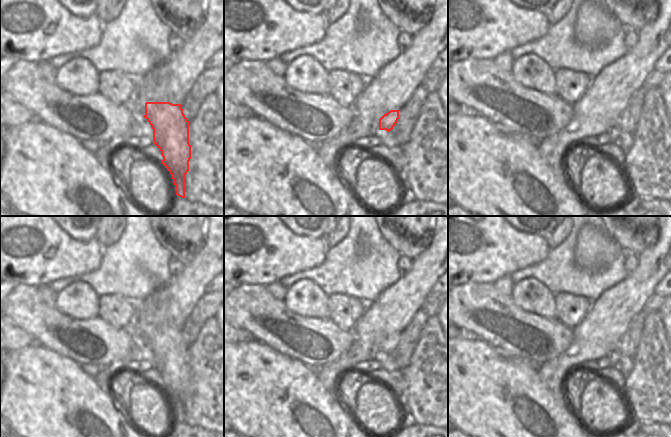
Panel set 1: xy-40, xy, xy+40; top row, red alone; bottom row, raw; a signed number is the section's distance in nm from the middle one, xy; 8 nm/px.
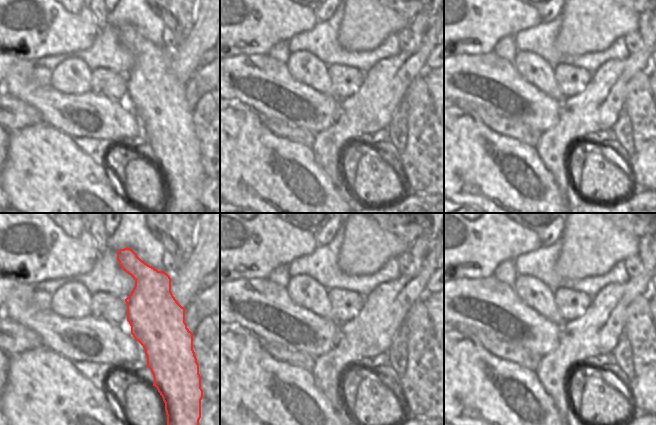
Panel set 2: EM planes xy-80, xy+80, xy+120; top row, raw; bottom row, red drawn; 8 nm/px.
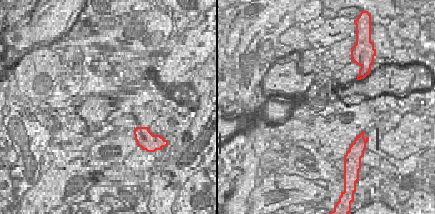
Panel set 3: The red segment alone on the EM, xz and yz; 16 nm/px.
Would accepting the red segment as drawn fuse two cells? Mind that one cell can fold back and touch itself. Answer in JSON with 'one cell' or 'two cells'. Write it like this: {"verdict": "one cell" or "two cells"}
{"verdict": "two cells"}

